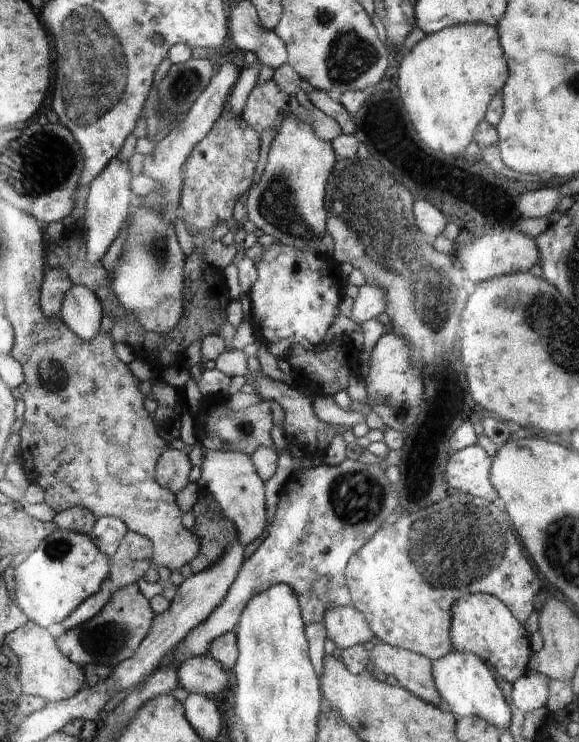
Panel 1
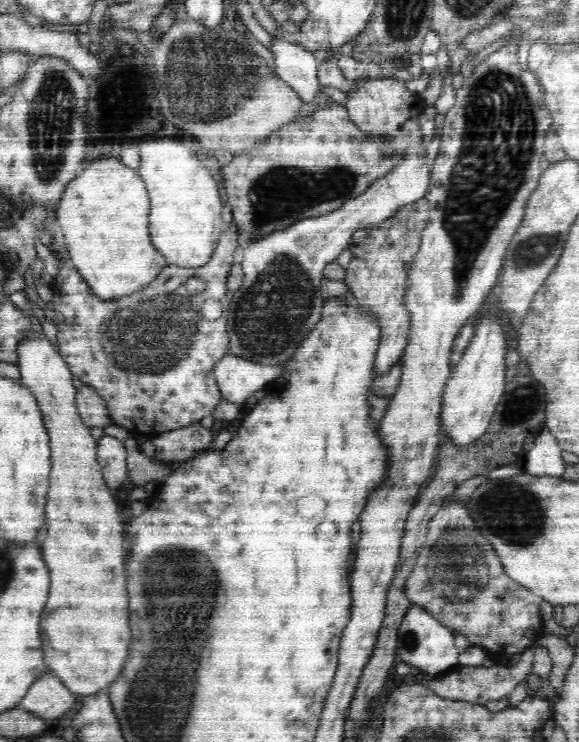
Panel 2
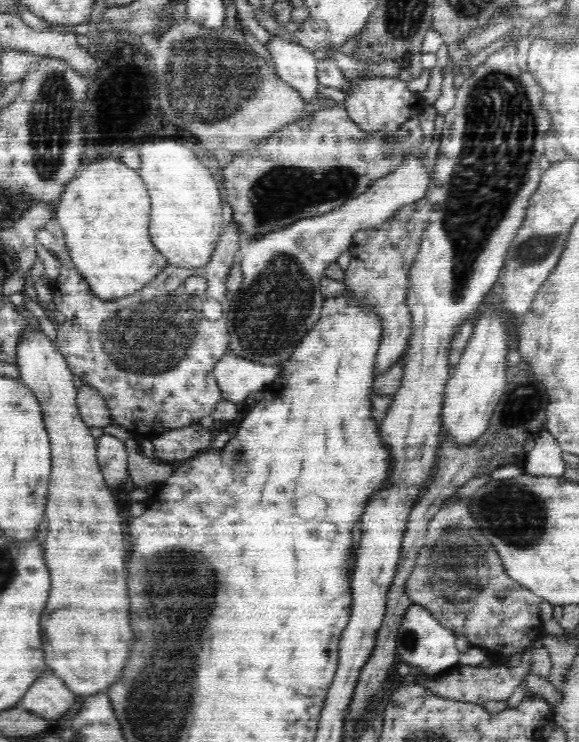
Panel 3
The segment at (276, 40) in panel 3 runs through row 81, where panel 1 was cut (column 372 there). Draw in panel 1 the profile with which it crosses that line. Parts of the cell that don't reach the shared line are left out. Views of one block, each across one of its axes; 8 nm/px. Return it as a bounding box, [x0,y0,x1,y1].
[350,284,386,324]

